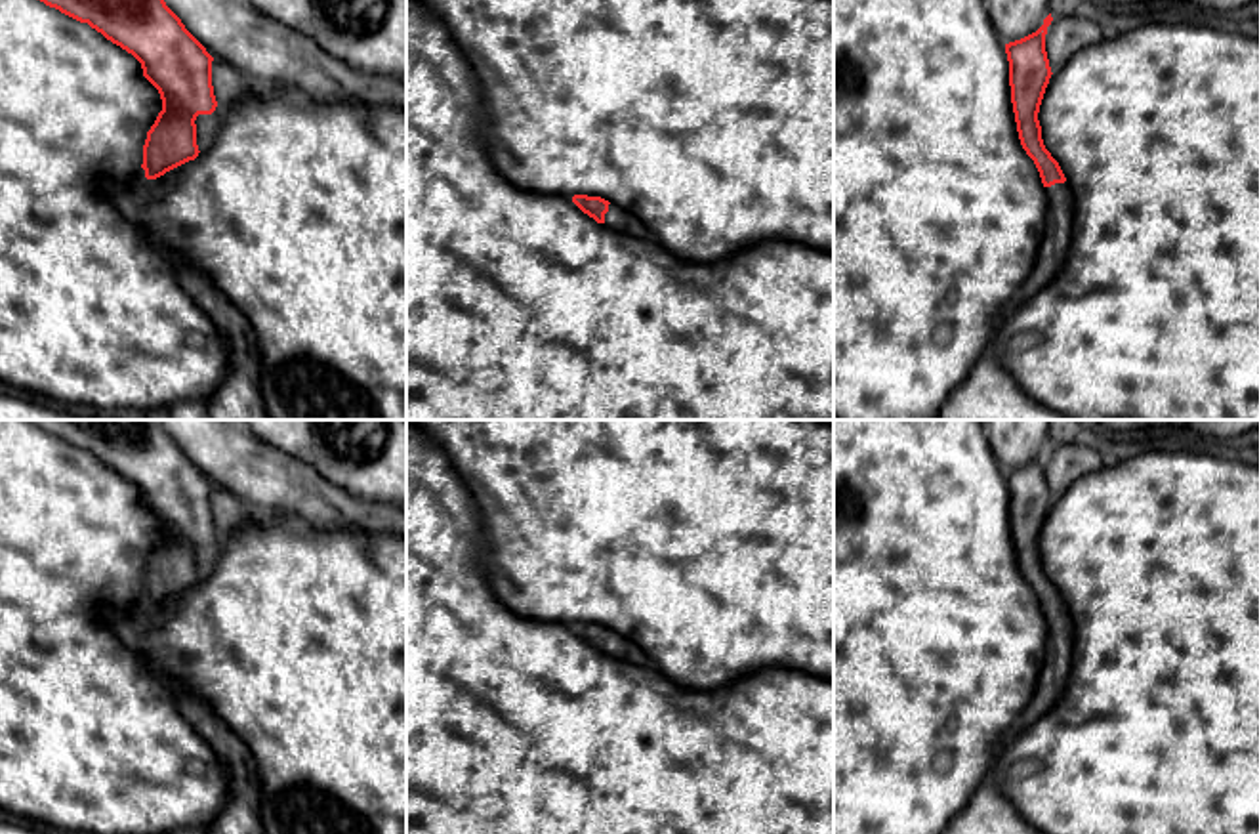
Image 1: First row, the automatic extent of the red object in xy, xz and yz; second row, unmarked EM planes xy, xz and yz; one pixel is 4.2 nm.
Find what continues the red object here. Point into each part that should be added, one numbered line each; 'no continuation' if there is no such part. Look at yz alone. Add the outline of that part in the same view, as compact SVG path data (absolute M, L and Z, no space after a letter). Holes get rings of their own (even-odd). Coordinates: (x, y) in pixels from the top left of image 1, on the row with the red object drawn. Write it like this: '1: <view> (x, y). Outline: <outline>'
1: yz (1052, 252). Outline: M1068 183L1045 187L1045 197L1045 235L1038 248L1032 271L1015 292L1017 303L1036 296L1053 281L1064 263L1068 239L1072 237L1074 200Z

